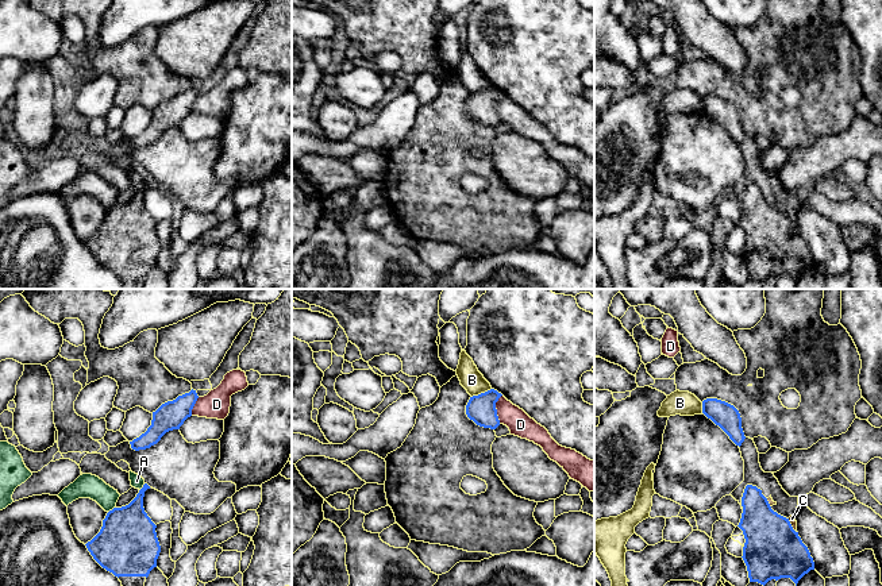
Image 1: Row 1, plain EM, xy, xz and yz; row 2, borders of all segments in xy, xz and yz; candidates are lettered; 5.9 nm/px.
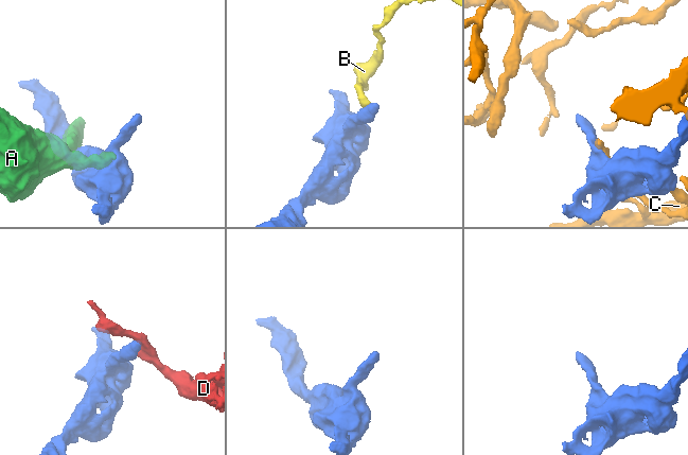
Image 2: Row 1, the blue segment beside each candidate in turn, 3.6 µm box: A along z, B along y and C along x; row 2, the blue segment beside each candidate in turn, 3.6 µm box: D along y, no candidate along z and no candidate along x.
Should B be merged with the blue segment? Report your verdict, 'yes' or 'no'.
no

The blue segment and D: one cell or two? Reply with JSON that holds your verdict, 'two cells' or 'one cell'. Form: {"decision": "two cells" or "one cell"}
{"decision": "two cells"}

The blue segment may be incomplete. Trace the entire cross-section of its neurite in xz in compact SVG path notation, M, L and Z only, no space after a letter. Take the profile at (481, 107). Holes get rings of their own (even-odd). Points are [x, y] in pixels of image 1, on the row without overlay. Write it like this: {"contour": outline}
{"contour": "M490 86L478 93L470 95L466 103L466 112L477 123L496 127L500 123L496 100L502 92Z"}

